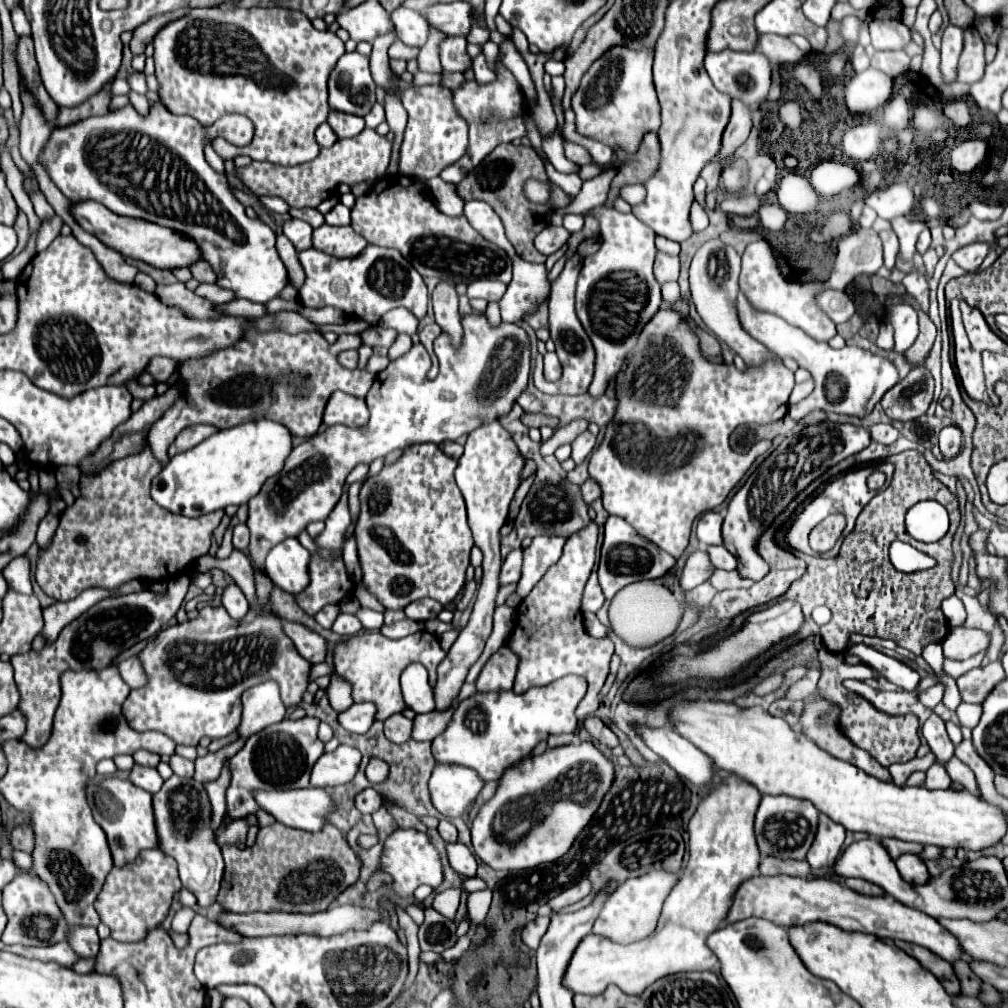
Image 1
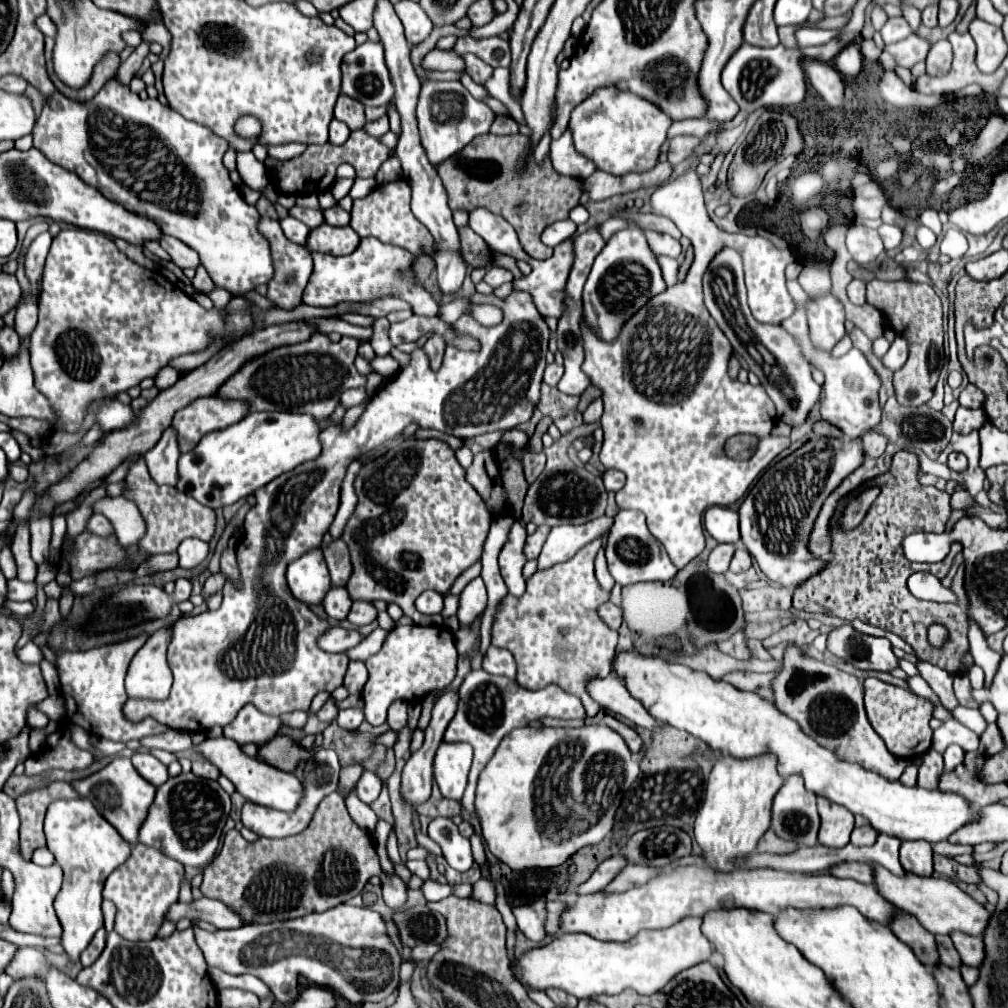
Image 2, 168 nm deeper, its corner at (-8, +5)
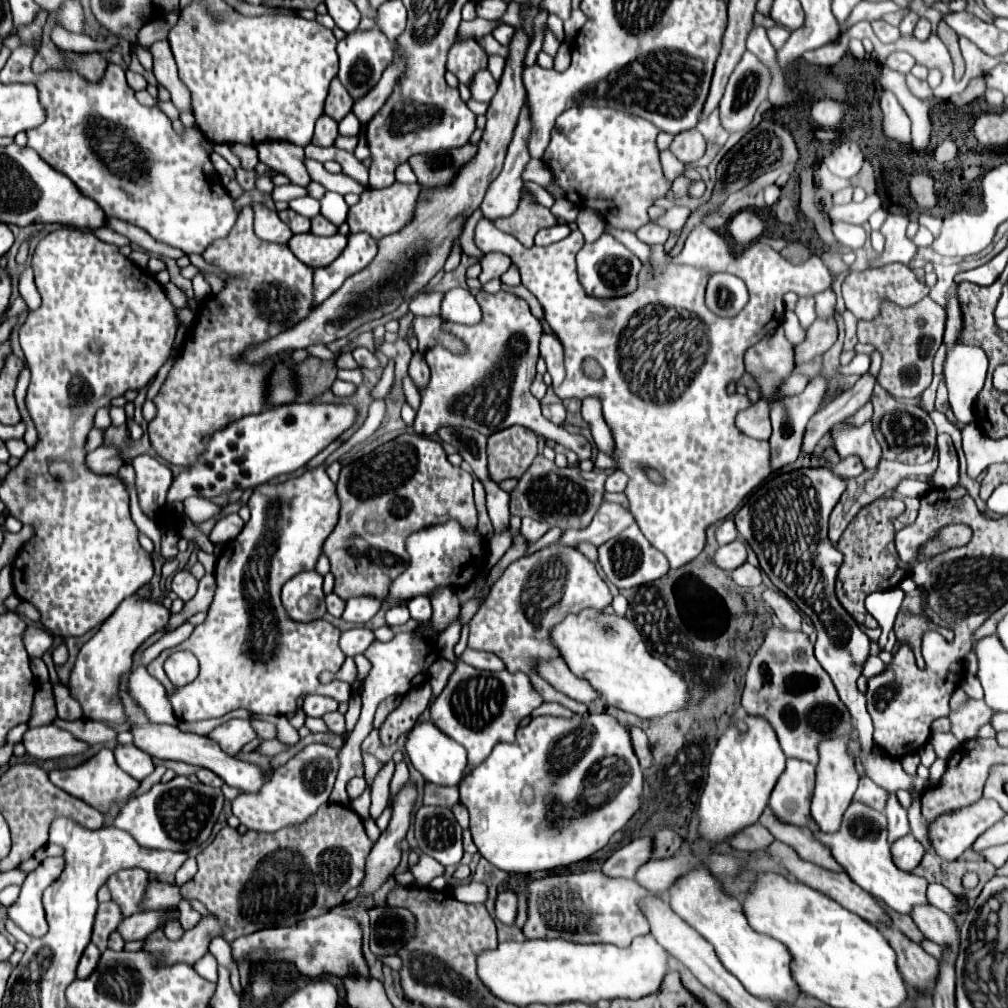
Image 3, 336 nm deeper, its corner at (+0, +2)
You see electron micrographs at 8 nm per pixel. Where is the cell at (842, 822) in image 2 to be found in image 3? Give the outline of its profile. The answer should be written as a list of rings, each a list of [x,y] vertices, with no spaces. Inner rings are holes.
[[[840,736],[840,738],[822,740],[818,744],[820,760],[816,764],[816,790],[814,790],[810,814],[824,832],[832,832],[836,830],[836,826],[840,826],[840,818],[848,808],[848,804],[852,802],[852,796],[860,782],[860,772],[856,770],[856,758],[848,752],[848,742],[850,742],[848,736]]]

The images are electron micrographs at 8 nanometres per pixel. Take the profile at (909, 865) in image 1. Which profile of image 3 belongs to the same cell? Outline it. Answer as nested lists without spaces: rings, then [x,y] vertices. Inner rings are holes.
[[[906,834],[902,838],[898,838],[894,844],[892,844],[892,858],[894,858],[894,864],[900,868],[900,870],[906,870],[906,872],[912,872],[922,856],[924,856],[924,846],[912,836],[912,834]]]

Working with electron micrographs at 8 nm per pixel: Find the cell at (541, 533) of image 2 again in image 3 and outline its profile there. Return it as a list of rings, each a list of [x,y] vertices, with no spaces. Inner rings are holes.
[[[522,518],[522,534],[526,536],[526,540],[530,542],[536,542],[540,540],[546,532],[548,532],[548,524],[546,522],[540,522],[540,520],[534,520],[534,518]]]

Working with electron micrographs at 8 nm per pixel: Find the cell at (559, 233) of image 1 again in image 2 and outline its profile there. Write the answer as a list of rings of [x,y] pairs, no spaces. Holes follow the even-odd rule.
[[[566,219],[566,221],[558,221],[558,223],[550,225],[550,227],[546,227],[544,233],[542,233],[542,241],[548,247],[556,247],[562,241],[574,237],[574,233],[576,233],[576,225],[570,219]]]

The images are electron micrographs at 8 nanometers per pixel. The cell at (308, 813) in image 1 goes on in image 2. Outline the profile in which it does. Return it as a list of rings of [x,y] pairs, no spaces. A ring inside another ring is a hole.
[[[218,737],[218,739],[206,739],[202,745],[198,745],[198,751],[204,753],[208,761],[212,761],[222,775],[226,775],[238,793],[242,793],[248,801],[266,805],[272,809],[280,811],[296,811],[302,797],[304,797],[304,785],[296,775],[288,775],[284,771],[276,771],[274,767],[268,767],[266,763],[260,763],[256,757],[248,757],[240,751],[238,743],[228,739],[228,737]]]

